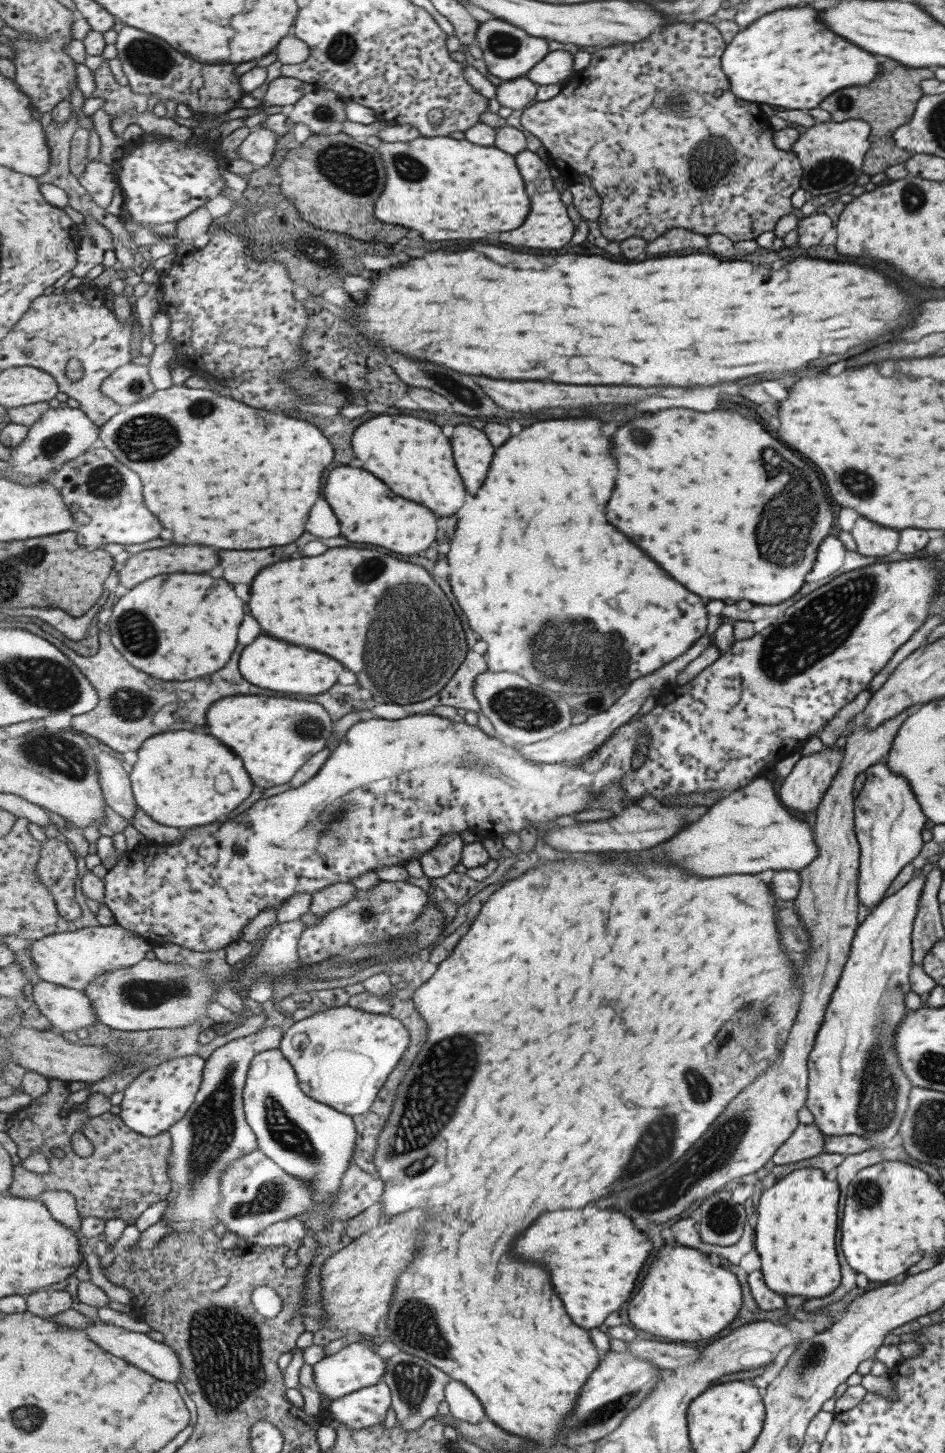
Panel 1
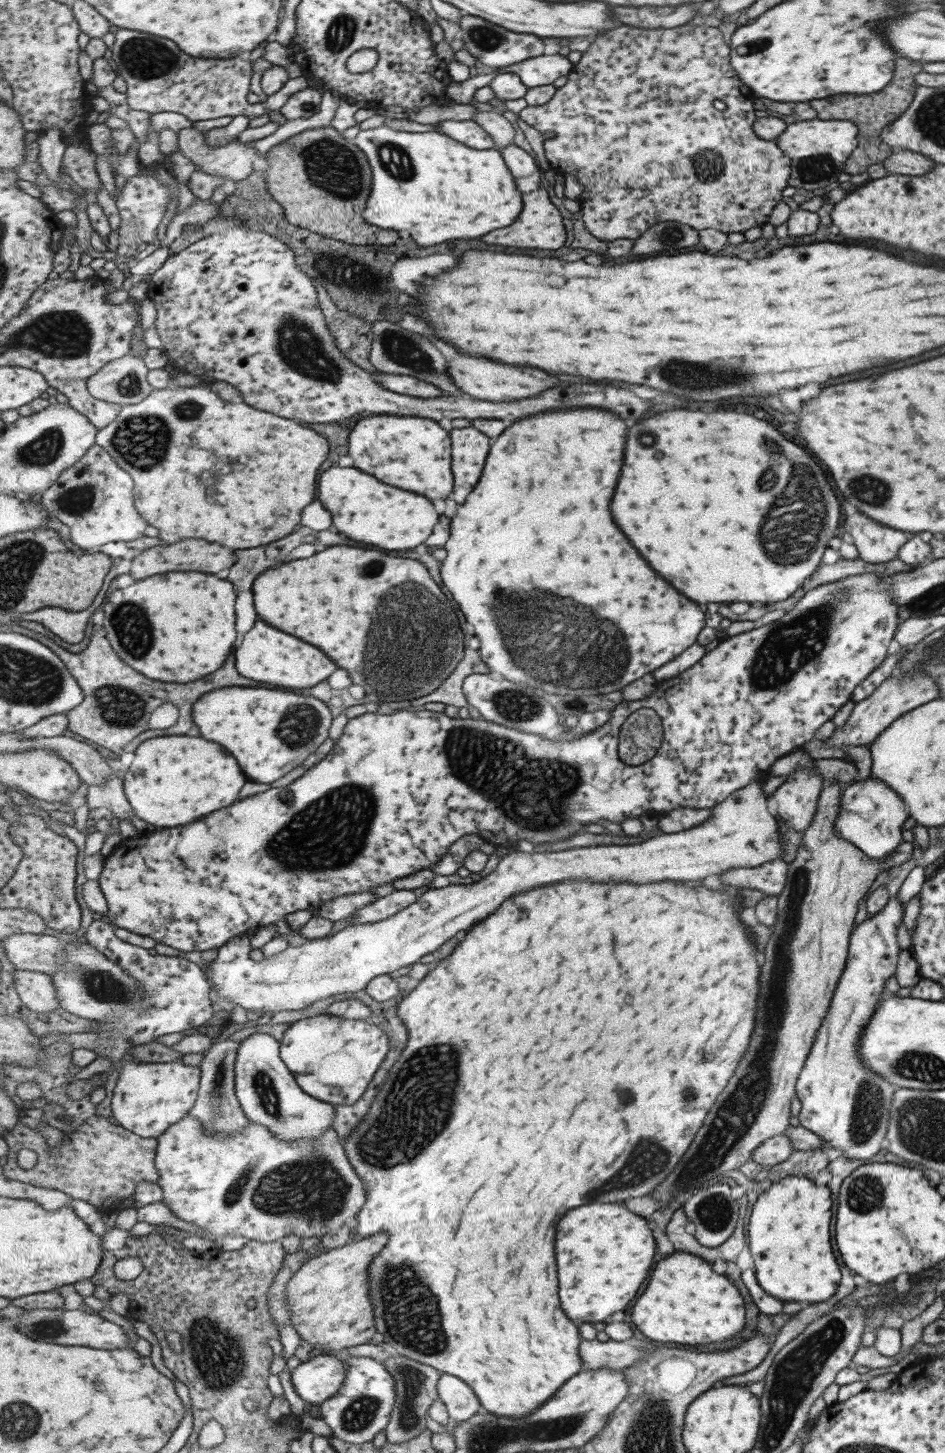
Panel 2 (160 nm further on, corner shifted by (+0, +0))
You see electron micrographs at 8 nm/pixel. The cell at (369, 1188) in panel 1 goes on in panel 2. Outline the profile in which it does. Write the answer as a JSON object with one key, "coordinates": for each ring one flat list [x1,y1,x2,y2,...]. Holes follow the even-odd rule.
{"coordinates":[[188,1116,160,1137,156,1165,161,1174,157,1184,165,1193,164,1203,181,1220,208,1232,211,1240,232,1236,261,1242,281,1241,291,1235,322,1238,331,1230,355,1221,368,1200,365,1182,357,1175,336,1130,329,1130,313,1144,305,1141,285,1142,275,1138,265,1126,252,1122,243,1134,225,1140,223,1136,211,1138,205,1134,201,1120]]}

